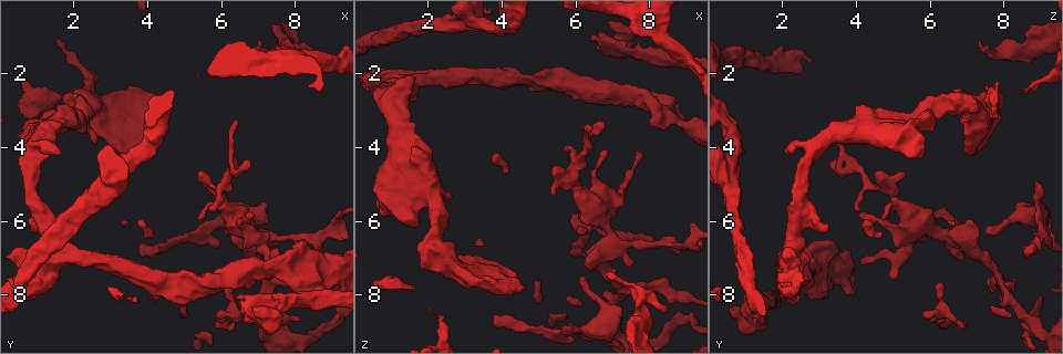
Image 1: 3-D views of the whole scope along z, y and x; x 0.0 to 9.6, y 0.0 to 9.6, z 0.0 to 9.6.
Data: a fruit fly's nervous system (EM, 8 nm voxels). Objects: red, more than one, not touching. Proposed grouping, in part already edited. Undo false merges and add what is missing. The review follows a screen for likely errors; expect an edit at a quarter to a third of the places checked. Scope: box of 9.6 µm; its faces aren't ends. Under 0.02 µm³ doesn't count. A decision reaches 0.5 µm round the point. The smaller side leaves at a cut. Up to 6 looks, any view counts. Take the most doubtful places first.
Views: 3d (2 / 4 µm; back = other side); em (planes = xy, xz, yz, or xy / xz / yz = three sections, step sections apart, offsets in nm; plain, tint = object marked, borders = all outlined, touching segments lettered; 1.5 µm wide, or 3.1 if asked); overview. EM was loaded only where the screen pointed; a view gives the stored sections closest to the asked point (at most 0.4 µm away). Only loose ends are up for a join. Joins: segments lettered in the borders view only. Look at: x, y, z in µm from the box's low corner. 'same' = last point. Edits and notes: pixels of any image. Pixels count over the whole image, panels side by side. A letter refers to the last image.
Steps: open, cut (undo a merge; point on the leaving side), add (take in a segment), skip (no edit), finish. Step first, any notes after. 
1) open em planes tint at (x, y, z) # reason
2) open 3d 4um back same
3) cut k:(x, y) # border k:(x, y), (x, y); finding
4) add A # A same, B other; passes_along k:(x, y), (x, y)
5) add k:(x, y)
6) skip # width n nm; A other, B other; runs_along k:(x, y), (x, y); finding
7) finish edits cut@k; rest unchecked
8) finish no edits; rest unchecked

open 3d 4um at (7.00, 1.15, 7.25) # an open end

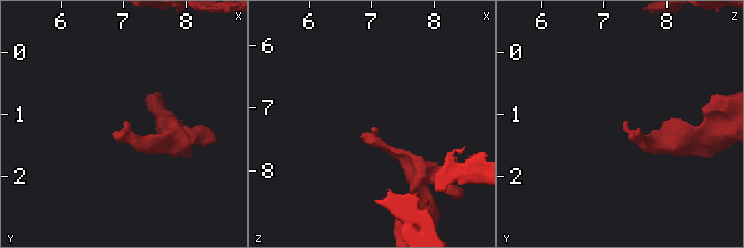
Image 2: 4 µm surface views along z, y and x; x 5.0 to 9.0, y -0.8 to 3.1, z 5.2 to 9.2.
open em xz step 4 borders at (7.00, 1.15, 7.35)

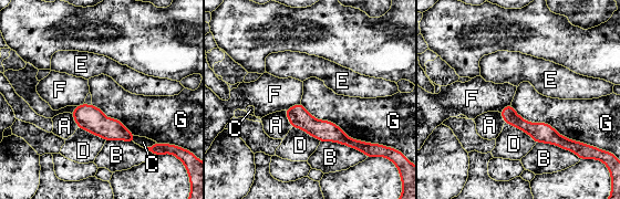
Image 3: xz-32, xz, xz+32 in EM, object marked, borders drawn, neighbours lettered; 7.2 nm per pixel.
open em planes borders same # cut it another way

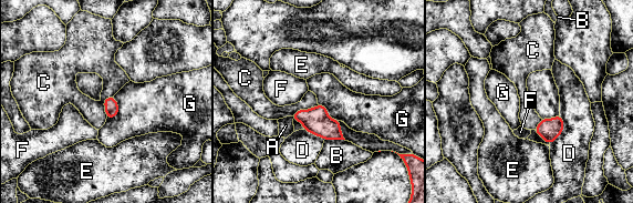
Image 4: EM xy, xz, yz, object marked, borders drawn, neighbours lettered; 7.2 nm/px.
skip # A other, B other, C other, D other, E other, F other, G other; border 4:(113, 95), (104, 100), (106, 118); no lettered segment goes on from it

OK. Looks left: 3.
open 3d 4um back at (7.20, 5.65, 8.35) # thick end

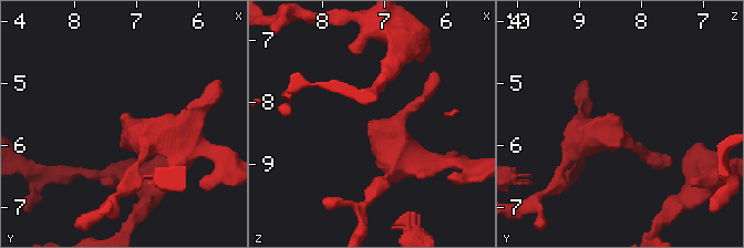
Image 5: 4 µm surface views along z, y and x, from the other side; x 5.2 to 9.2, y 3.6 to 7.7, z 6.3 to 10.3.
open em planes borders at (7.20, 5.60, 8.35)

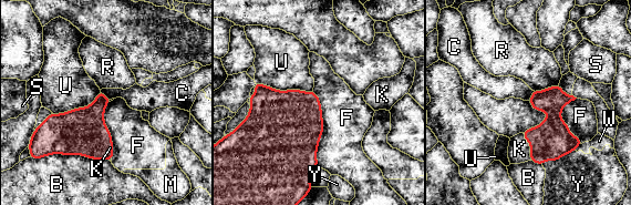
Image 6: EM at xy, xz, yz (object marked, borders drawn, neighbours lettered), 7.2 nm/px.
add K # B other, C other, F other, K same, M other, R other, S other, U other, W other, Y other; passes_along 6:(551, 140), (530, 146), (519, 149); it goes on there

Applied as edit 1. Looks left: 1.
finish edits add@6; rest unchecked

